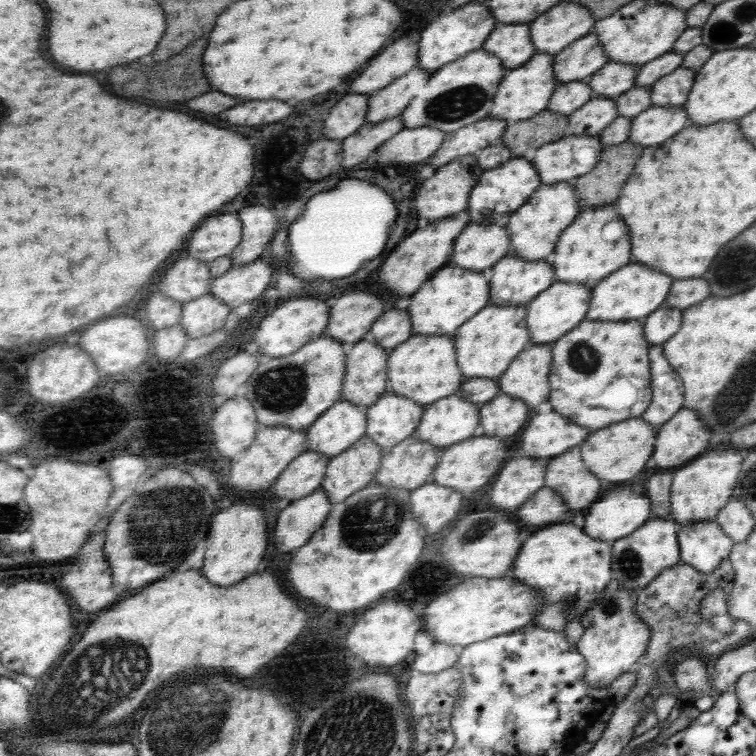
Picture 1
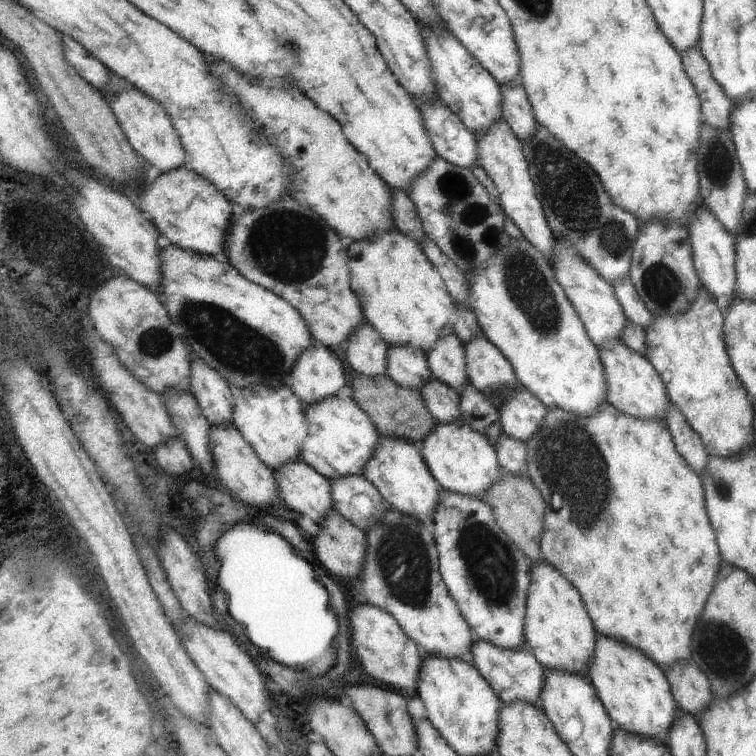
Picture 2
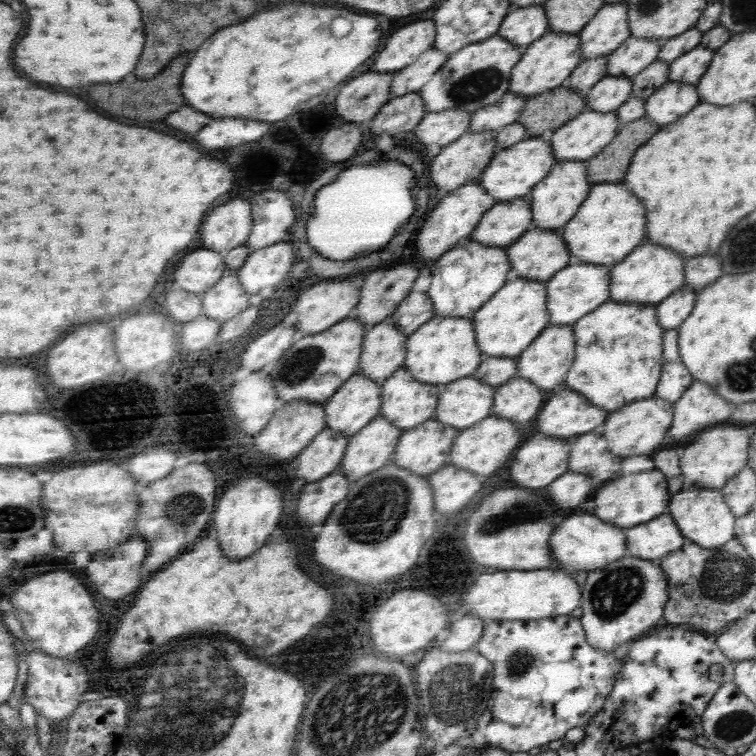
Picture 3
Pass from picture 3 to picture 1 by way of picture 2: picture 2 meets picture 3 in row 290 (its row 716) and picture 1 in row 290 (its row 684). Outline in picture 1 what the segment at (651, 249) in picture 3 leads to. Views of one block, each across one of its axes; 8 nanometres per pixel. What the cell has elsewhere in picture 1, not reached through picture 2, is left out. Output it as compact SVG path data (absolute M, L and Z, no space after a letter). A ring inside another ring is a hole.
M632 262L625 264L623 268L612 272L612 275L606 276L595 285L585 318L602 322L644 320L651 312L662 306L672 281L670 276L644 264L632 264Z

